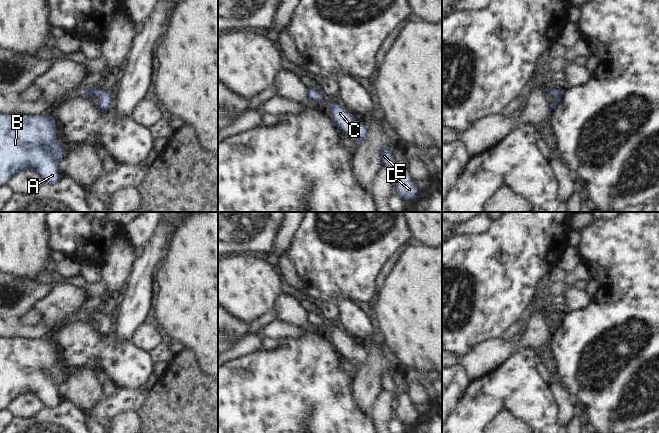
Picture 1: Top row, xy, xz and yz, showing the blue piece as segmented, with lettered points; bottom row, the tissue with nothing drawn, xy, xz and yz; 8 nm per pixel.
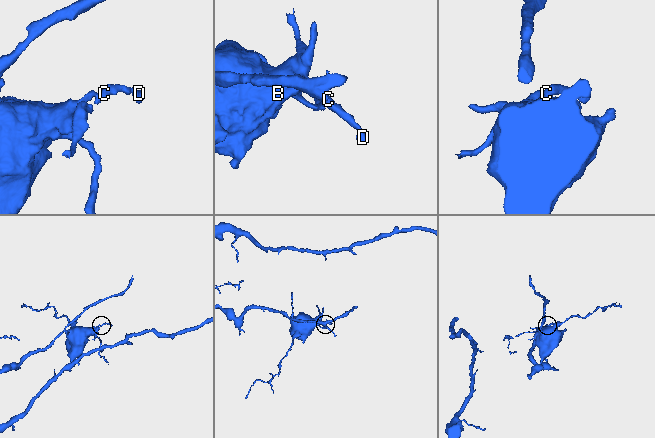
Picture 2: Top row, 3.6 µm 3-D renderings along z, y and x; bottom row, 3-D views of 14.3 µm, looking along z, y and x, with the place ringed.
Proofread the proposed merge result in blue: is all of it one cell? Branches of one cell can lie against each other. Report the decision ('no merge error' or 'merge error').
no merge error

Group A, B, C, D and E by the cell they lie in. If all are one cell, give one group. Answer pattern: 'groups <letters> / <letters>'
groups A B C D E

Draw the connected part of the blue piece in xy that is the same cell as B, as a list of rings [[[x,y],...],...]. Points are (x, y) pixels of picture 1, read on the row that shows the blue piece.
[[[0,114],[0,186],[27,169],[38,172],[46,184],[55,184],[62,178],[59,164],[63,157],[64,150],[56,139],[56,123],[51,116]]]

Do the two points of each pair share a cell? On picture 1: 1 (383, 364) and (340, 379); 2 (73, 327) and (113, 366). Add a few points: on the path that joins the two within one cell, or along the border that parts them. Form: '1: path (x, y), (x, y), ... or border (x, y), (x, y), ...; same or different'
1: border (352, 379), (352, 400), (354, 402); different
2: path (83, 337), (103, 356); same

